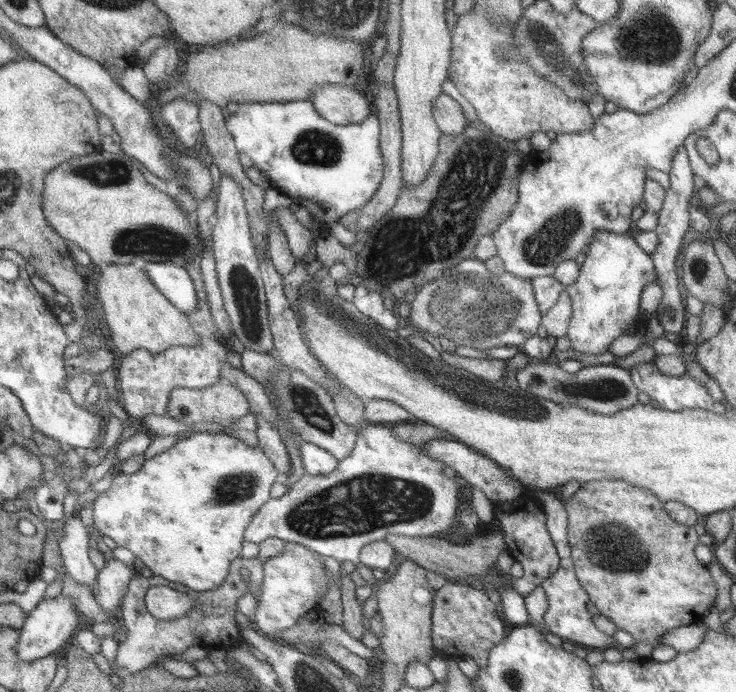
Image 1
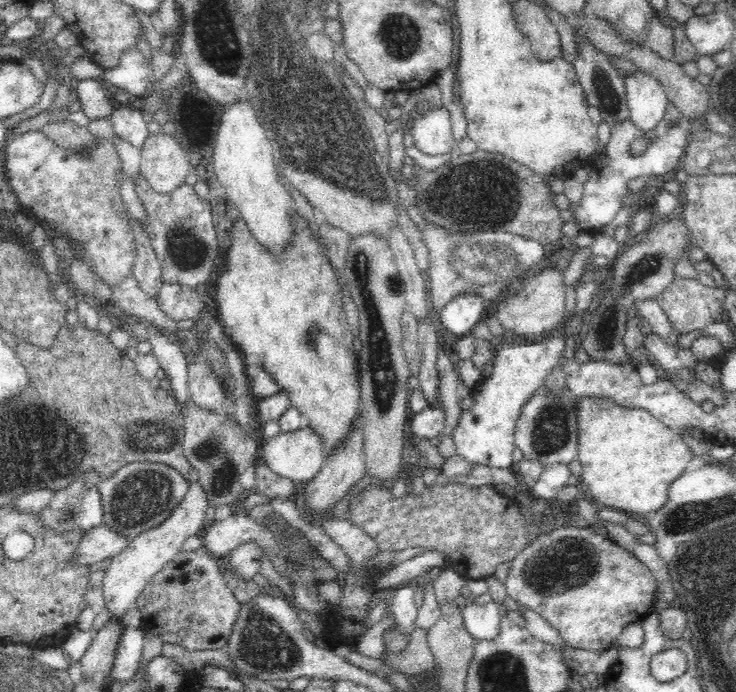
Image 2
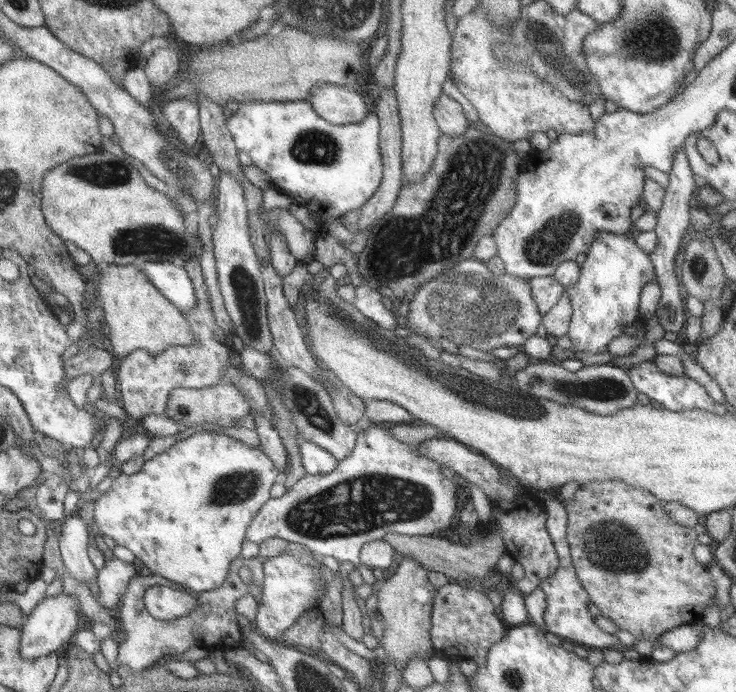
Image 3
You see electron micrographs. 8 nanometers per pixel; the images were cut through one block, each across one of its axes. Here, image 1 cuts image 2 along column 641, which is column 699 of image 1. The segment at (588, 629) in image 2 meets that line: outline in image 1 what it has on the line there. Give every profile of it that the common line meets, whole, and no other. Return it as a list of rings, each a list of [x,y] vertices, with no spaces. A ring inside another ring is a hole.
[[[604,479],[584,483],[563,503],[567,510],[566,538],[572,550],[573,565],[582,587],[590,594],[594,612],[612,621],[619,630],[630,633],[636,643],[652,644],[653,648],[671,631],[703,621],[705,613],[717,600],[718,583],[707,564],[700,563],[696,557],[694,550],[699,535],[694,526],[673,519],[662,499],[622,479]]]

